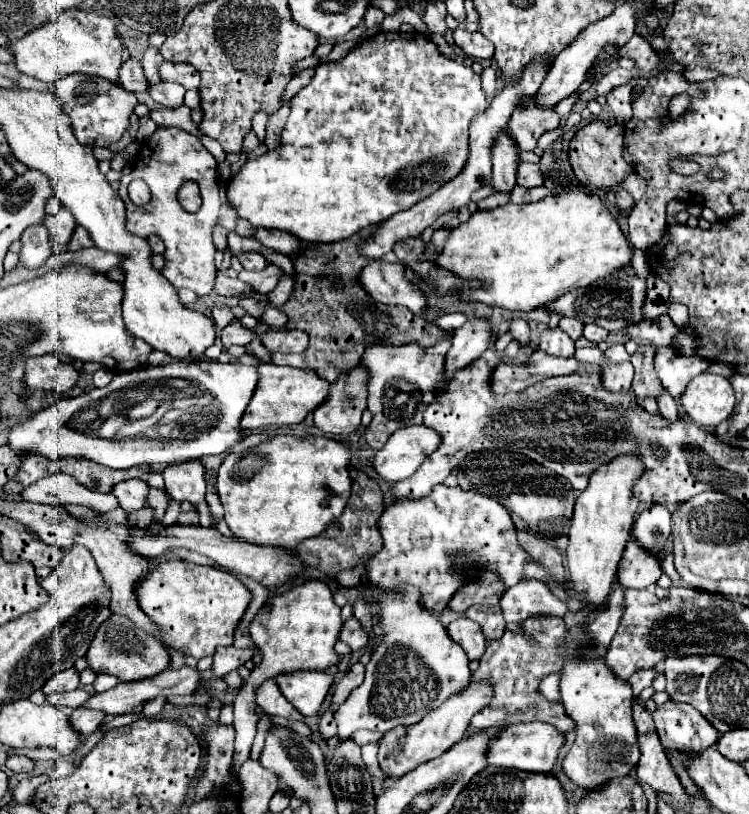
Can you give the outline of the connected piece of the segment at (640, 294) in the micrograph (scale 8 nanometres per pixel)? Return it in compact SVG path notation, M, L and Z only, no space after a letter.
M630 267L618 269L610 273L606 279L600 279L598 283L582 289L574 289L554 303L548 305L548 311L558 311L562 317L574 317L582 323L594 323L608 331L620 331L632 323L638 323L642 319L640 307L646 295L646 281L638 279Z

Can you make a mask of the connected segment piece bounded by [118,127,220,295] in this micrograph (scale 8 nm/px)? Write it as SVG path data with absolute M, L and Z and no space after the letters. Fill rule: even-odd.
M158 127L156 133L142 143L136 163L130 175L124 175L120 181L118 195L126 203L126 227L130 235L138 235L148 239L156 235L166 245L166 269L170 275L164 275L176 289L186 287L192 289L196 295L208 295L214 289L216 267L214 267L214 253L216 247L212 243L212 227L218 221L220 211L220 197L218 197L218 173L216 173L216 159L206 151L196 135L186 133L178 127ZM132 179L144 179L150 187L152 199L146 205L134 205L128 199L126 187ZM186 181L200 181L200 195L202 207L198 213L186 213L176 193Z

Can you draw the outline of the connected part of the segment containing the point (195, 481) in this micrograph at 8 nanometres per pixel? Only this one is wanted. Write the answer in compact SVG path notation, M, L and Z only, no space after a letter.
M198 459L168 465L162 471L162 477L166 481L166 491L168 491L170 499L190 501L198 509L200 525L210 525L214 521L210 507L206 505L206 499L204 499L204 493L206 493L204 465Z

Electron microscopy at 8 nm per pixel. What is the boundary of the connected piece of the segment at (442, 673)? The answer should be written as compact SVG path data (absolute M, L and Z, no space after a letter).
M410 587L406 595L380 591L376 595L376 613L382 641L366 665L364 683L350 693L334 715L338 723L336 737L340 741L350 739L360 729L386 733L398 725L414 725L422 715L440 707L450 695L456 695L470 683L466 653L450 639L446 627L434 613L418 607L416 587Z

